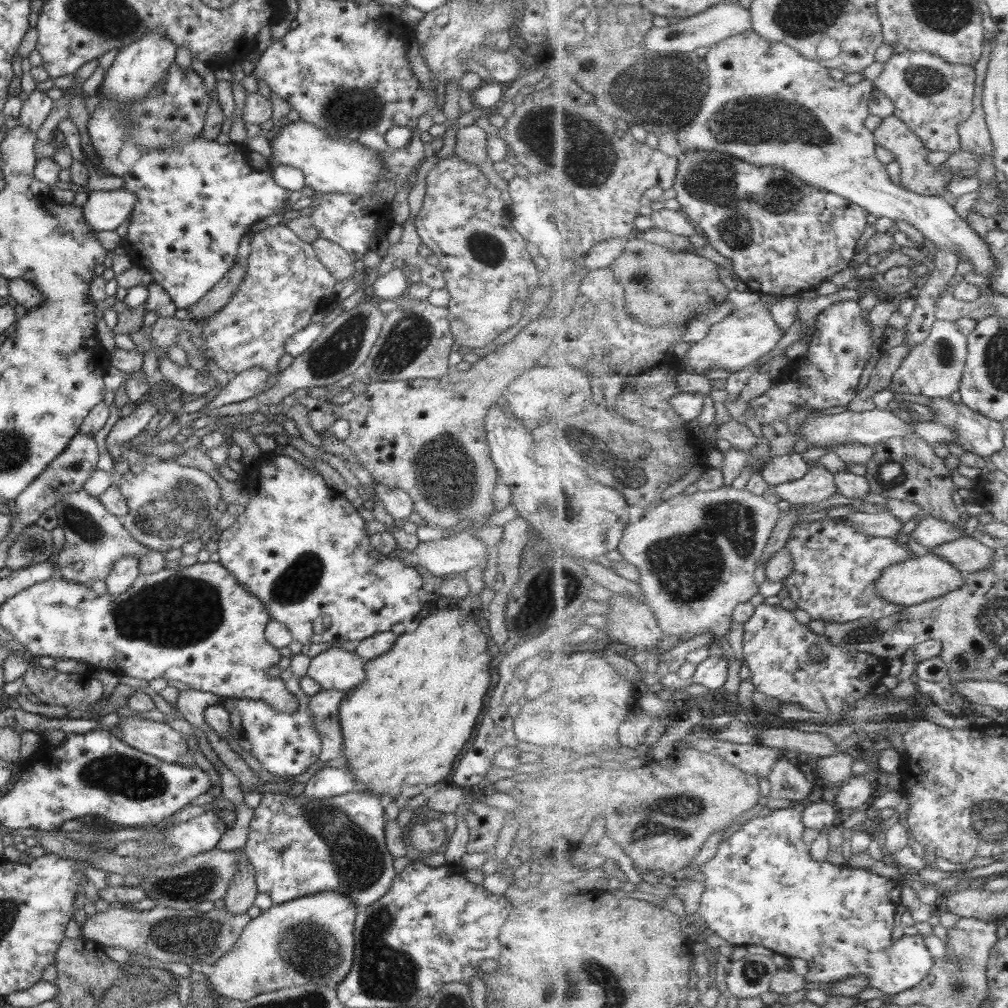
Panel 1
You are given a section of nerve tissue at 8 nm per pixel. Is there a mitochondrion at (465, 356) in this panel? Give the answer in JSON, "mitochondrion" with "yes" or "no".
{"mitochondrion":"no"}

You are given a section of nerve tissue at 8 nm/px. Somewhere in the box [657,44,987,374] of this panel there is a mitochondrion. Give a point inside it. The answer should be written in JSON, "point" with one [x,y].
{"point":[760,118]}

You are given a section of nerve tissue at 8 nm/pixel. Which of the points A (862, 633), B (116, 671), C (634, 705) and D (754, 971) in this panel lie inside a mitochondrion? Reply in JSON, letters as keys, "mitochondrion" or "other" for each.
{"A":"mitochondrion","B":"other","C":"other","D":"mitochondrion"}

